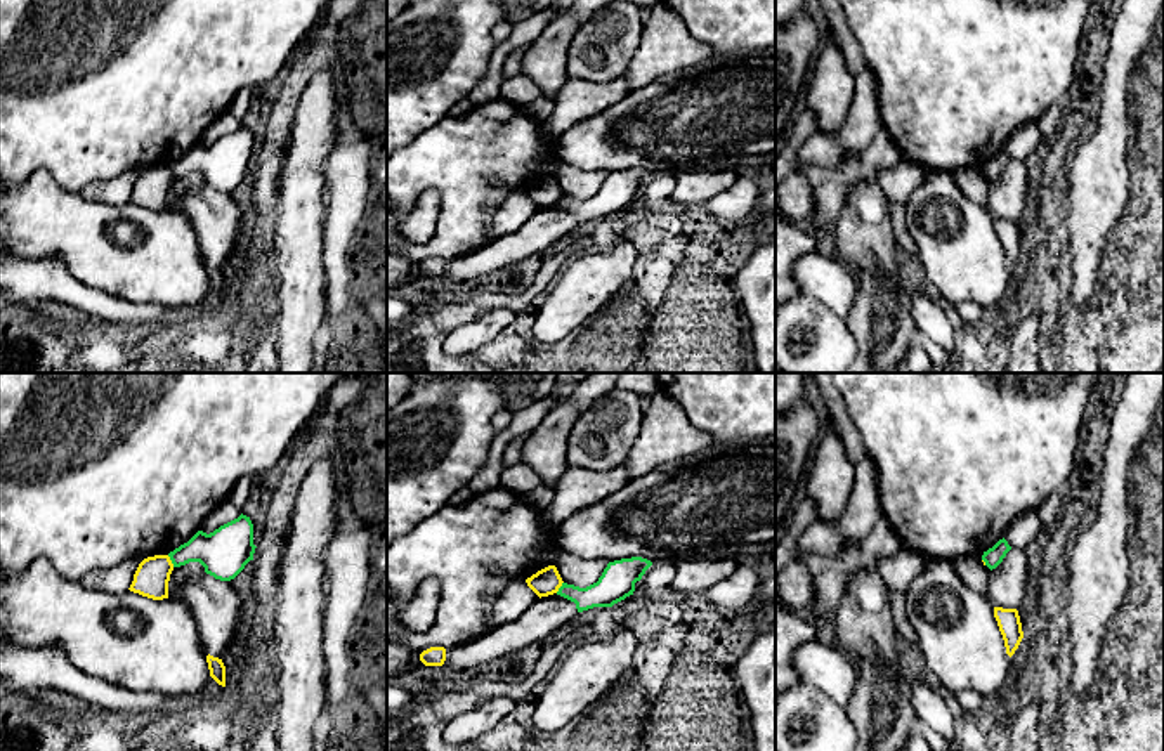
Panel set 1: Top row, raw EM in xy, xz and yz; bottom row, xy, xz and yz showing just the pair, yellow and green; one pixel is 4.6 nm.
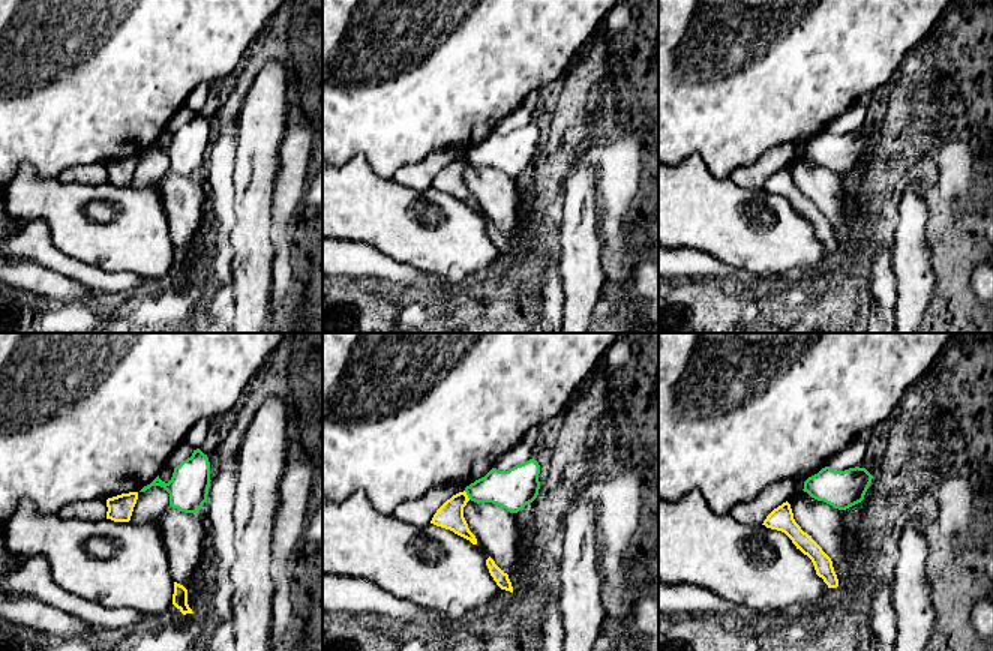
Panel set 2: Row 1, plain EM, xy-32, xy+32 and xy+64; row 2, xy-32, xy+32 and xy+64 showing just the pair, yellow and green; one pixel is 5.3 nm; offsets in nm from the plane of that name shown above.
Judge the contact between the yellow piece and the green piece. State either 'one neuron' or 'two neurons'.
two neurons

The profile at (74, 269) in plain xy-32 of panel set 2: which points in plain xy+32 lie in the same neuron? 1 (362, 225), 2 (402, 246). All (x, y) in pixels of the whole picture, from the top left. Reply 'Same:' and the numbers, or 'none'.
Same: none

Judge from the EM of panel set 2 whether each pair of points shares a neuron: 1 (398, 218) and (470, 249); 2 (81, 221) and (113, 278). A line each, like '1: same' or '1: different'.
1: same
2: different

